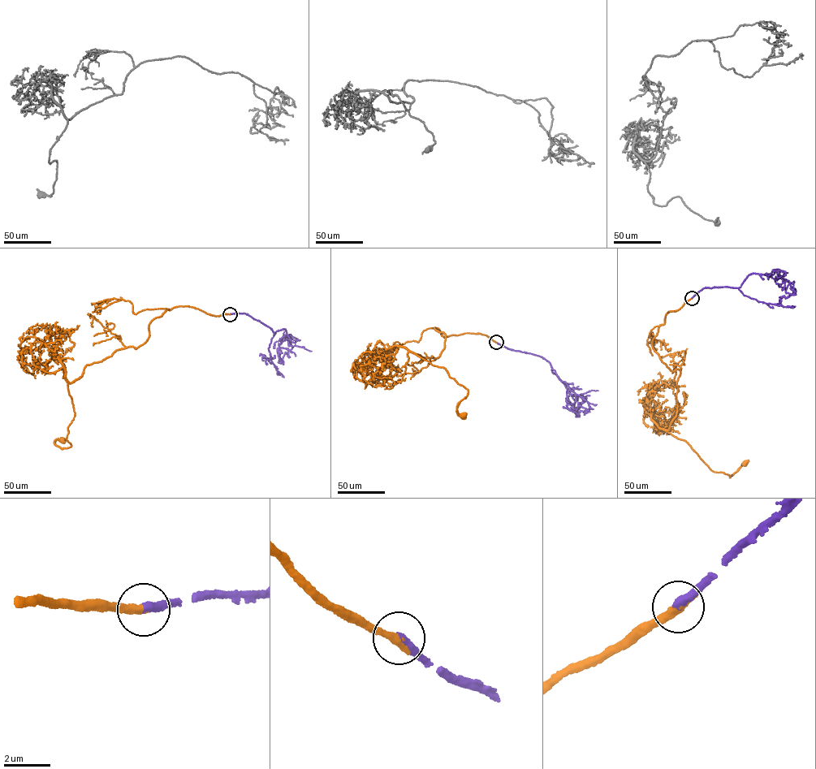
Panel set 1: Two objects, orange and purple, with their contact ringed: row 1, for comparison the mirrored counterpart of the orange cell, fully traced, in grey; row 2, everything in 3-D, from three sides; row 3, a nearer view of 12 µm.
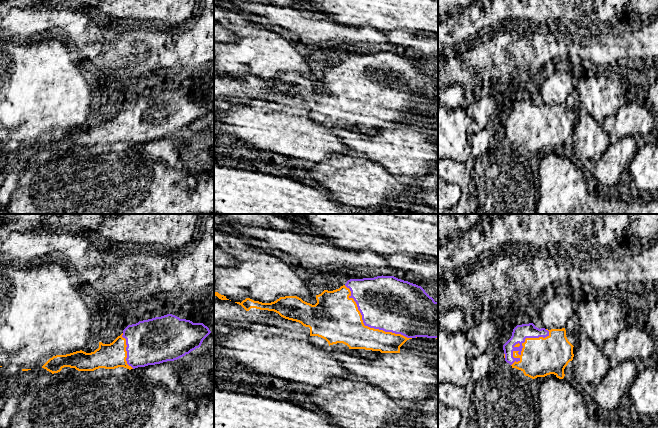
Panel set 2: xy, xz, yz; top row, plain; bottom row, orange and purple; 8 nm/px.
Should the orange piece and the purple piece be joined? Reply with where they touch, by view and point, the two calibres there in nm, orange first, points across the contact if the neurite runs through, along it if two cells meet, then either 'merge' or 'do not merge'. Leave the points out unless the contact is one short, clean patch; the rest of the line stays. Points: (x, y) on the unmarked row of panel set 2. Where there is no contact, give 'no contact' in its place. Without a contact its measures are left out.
yz (522, 121) | 300/120 nm | merge

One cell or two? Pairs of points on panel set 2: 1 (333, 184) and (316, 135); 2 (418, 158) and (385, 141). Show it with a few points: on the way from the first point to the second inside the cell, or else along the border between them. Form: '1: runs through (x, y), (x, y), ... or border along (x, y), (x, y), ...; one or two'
1: border along (348, 155), (333, 153), (325, 160), (312, 164); two
2: runs through (410, 153), (393, 149); one

